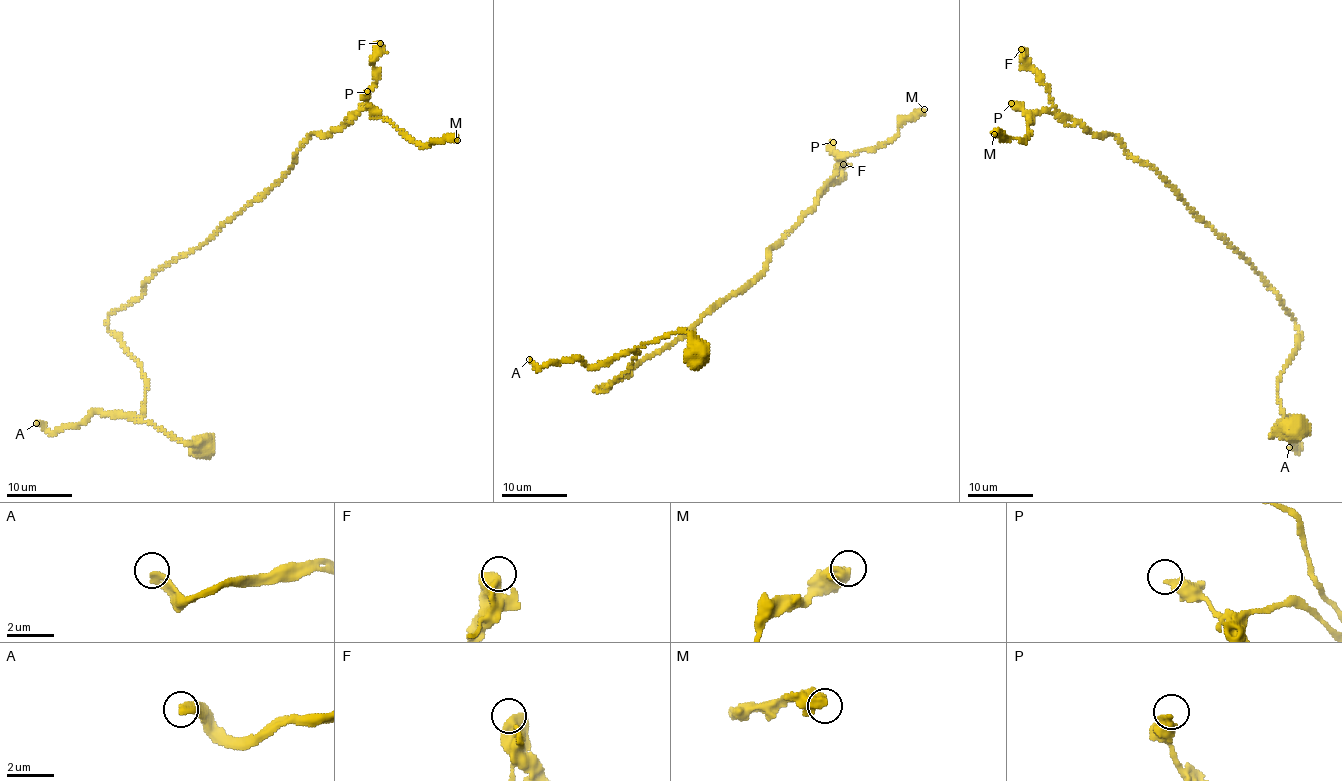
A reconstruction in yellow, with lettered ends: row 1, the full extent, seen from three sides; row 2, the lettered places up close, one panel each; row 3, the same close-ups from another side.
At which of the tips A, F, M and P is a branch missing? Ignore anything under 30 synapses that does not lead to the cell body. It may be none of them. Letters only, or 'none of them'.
A

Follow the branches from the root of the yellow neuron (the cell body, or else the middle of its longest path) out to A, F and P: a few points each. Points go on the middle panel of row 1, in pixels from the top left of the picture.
A: (701, 351), (706, 347), (688, 333), (673, 331), (596, 366), (575, 360), (539, 366), (529, 359)
F: (701, 351), (673, 331), (634, 348), (624, 374), (596, 391), (762, 273), (843, 164)
P: (701, 351), (673, 331), (634, 348), (624, 374), (596, 391), (762, 273), (833, 176), (833, 142)

